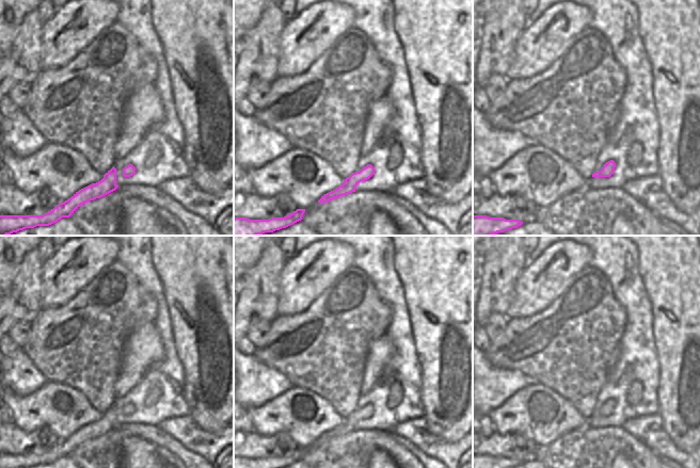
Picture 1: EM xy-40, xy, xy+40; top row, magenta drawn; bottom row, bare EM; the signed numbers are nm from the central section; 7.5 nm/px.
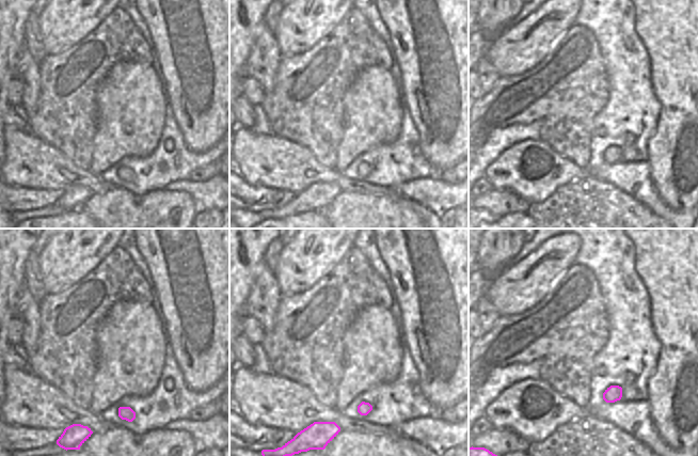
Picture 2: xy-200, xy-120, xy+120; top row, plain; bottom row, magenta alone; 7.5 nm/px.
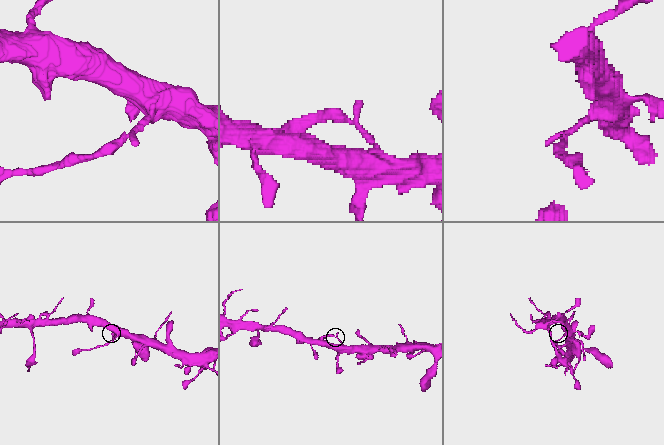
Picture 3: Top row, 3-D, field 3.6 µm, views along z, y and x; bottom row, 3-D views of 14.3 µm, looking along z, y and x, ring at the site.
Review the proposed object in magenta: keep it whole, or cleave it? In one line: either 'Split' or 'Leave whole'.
Split

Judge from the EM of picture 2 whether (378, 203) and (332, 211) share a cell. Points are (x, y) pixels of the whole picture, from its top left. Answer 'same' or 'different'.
same

